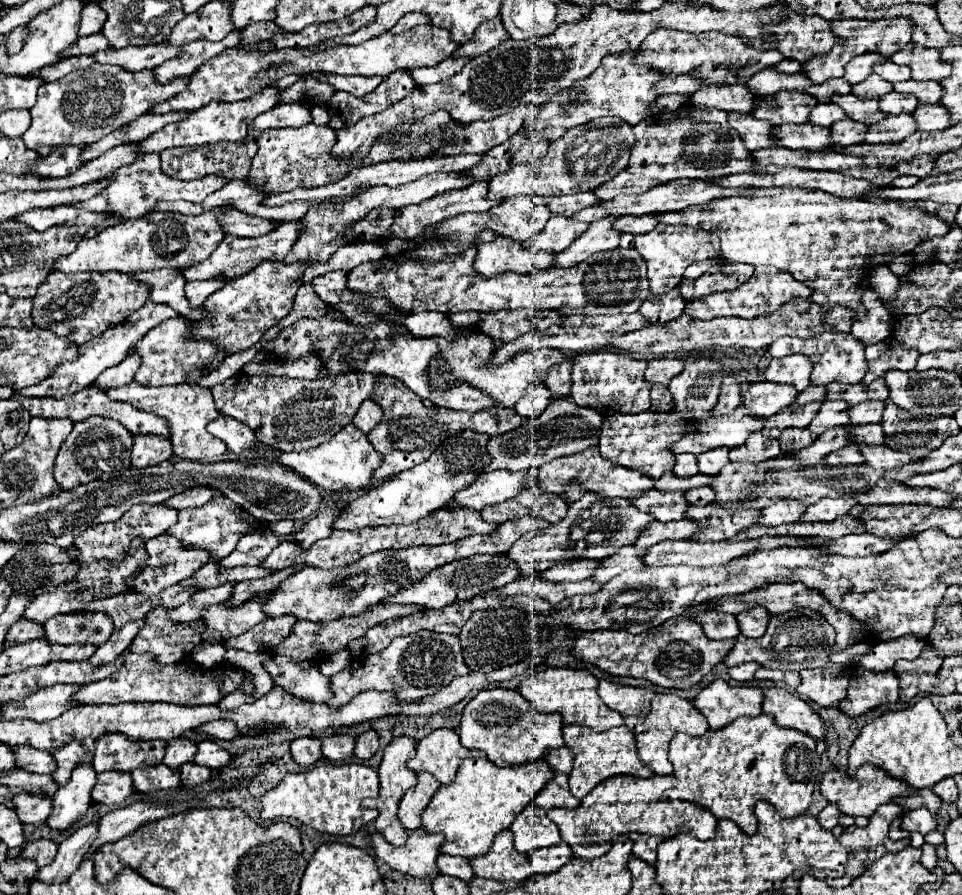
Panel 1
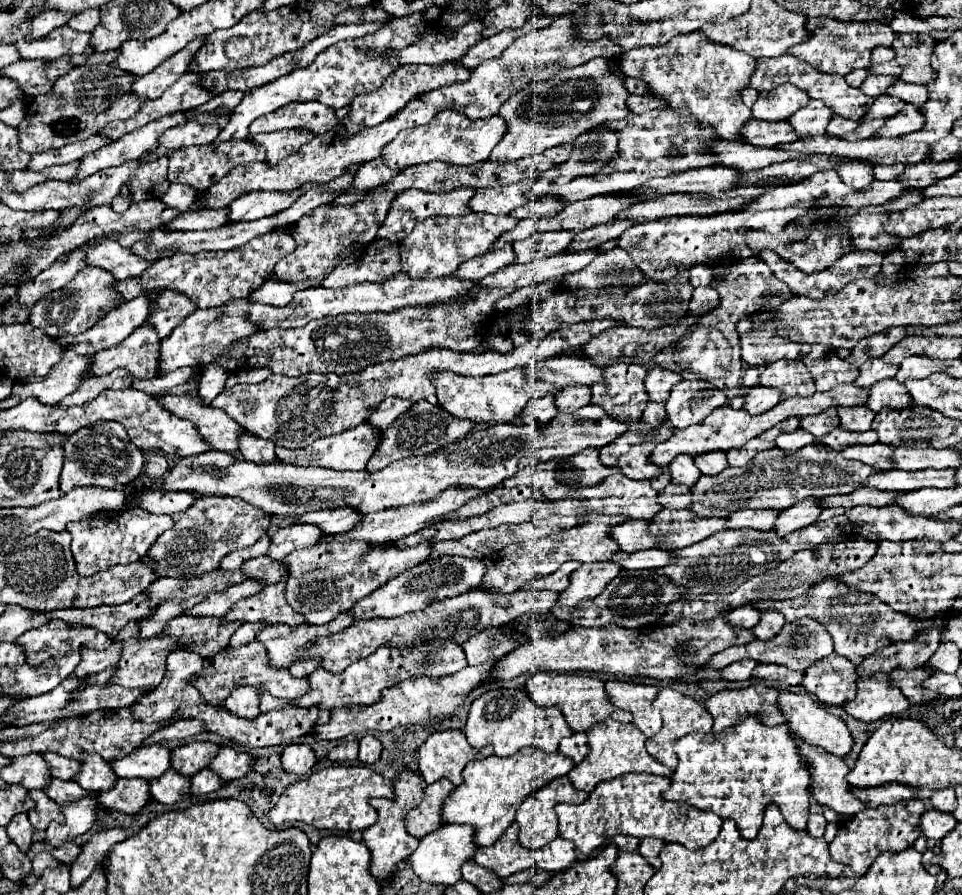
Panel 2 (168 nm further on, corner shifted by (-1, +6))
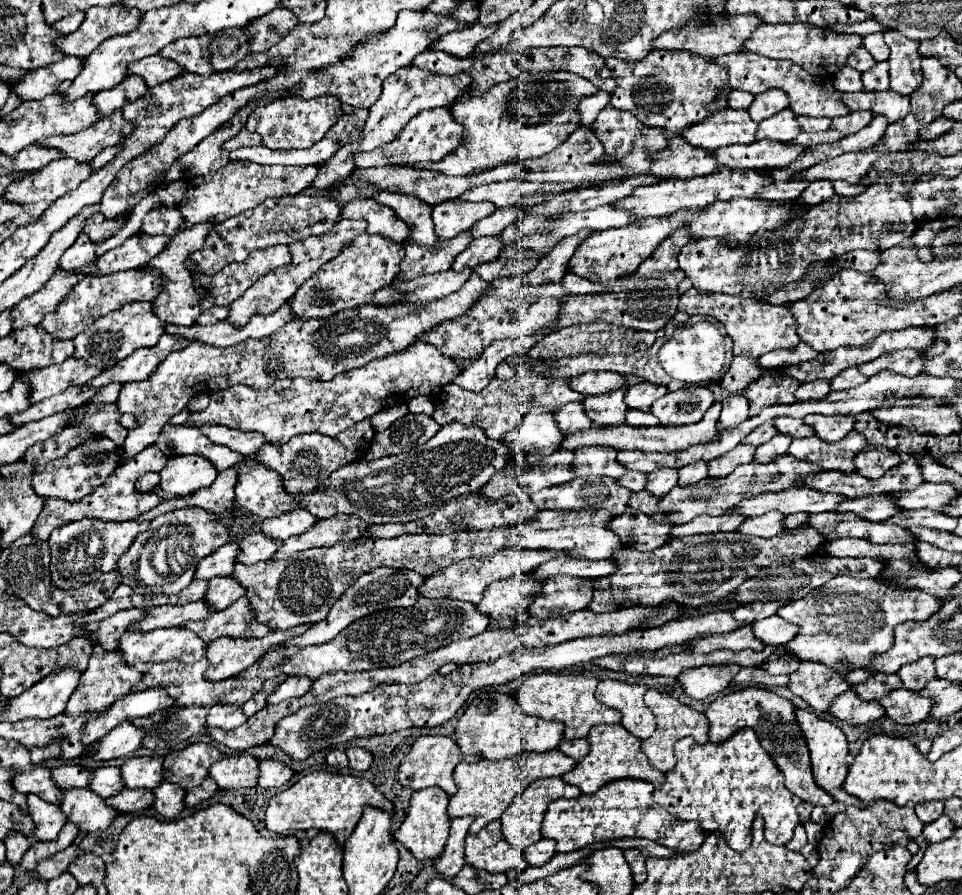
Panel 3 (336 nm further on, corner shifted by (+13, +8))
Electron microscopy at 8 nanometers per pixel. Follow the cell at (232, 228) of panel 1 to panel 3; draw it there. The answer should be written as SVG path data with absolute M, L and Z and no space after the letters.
M155 206L141 224L141 232L143 234L167 234L167 236L175 236L181 228L183 220L181 220L181 212L177 208L165 208L165 206Z

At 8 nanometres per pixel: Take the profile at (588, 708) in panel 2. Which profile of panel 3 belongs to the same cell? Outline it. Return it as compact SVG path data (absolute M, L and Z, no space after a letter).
M533 674L529 676L517 694L519 704L523 710L531 716L539 716L543 720L557 720L565 724L563 738L575 740L575 738L585 738L589 730L597 724L619 724L621 722L621 712L607 708L595 698L595 688L597 688L597 678L593 676L567 676L567 674Z

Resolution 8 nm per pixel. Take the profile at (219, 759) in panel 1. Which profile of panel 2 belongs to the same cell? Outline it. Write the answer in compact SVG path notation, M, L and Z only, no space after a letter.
M219 746L217 756L211 758L209 764L211 764L209 768L227 782L241 778L243 774L247 774L247 770L251 770L251 756L235 752L235 748L231 746Z

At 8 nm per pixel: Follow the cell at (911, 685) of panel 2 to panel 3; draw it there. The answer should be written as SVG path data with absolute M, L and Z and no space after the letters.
M877 672L873 676L869 676L865 682L851 686L851 690L865 702L871 700L881 700L881 696L887 696L891 690L901 688L901 678L897 674L893 676L885 676L883 672Z

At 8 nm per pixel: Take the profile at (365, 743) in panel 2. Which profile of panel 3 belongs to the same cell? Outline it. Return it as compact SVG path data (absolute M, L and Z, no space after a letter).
M347 748L347 756L349 756L349 768L359 772L365 772L373 762L371 754L363 748Z

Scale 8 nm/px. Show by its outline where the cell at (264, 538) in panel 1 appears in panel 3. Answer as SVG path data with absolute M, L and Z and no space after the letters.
M229 542L221 546L217 552L205 556L197 570L195 570L195 580L211 580L217 576L229 576L235 566L235 556L237 556L237 544Z

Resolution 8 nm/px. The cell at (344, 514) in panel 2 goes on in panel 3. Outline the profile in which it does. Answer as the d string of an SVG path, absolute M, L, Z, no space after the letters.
M307 510L305 512L287 512L285 516L263 520L261 532L269 538L275 538L275 540L287 540L291 536L305 532L315 522L317 522L317 518L313 514L309 514Z

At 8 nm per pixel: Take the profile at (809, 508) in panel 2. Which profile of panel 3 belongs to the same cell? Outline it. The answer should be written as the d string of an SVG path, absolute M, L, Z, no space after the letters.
M769 512L765 516L755 516L745 520L741 526L737 526L735 532L743 532L747 536L759 536L759 538L773 538L783 532L783 518L781 512Z

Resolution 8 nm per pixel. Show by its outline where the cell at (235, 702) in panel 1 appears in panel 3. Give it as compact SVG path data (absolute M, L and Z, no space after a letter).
M217 704L217 708L211 708L207 716L207 726L231 730L247 722L247 716L241 712L241 708L229 708L229 704Z

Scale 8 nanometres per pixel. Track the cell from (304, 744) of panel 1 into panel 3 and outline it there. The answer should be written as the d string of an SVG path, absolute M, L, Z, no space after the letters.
M261 760L261 776L259 786L261 788L281 788L291 780L293 772L279 760Z

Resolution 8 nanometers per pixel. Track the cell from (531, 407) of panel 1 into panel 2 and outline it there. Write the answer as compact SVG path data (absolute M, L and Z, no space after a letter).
M543 396L543 398L537 398L537 400L531 400L525 410L521 412L519 420L523 424L547 424L553 416L557 414L557 408L555 408L555 402L553 402L553 396Z

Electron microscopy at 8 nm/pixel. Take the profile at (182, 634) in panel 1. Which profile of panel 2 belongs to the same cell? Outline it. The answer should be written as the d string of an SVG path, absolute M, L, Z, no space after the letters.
M129 622L119 634L117 638L119 642L123 642L123 652L121 652L121 660L119 660L119 668L113 674L111 682L125 686L125 688L155 688L161 678L163 678L163 666L165 666L165 658L169 652L179 648L179 638L177 636L153 636L153 638L141 638L139 636L139 622Z

